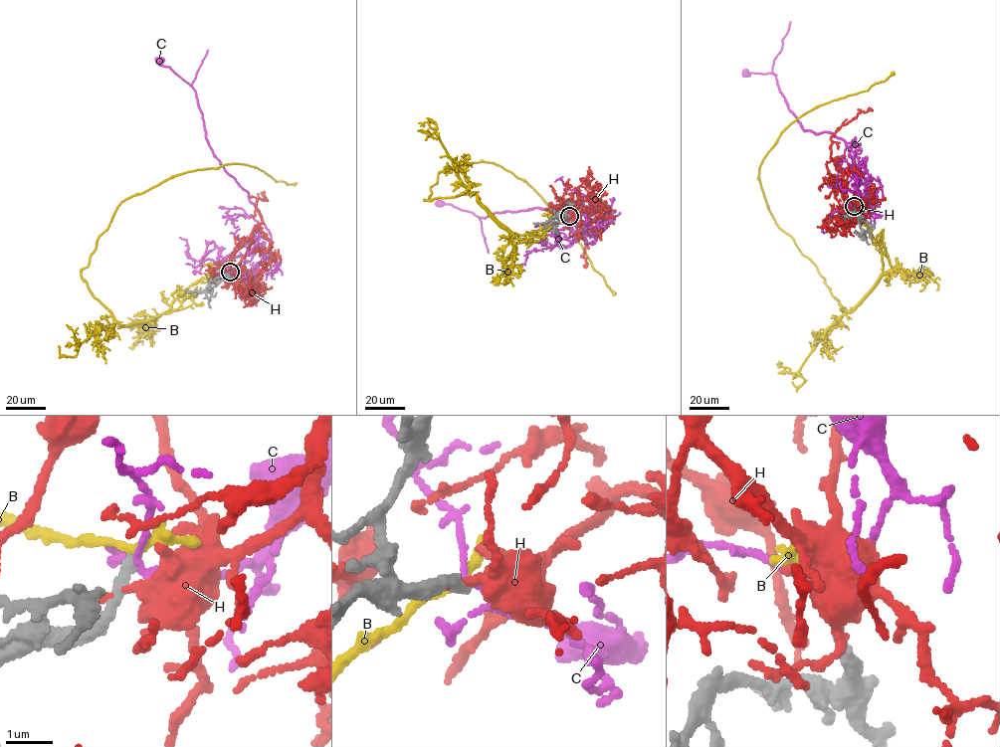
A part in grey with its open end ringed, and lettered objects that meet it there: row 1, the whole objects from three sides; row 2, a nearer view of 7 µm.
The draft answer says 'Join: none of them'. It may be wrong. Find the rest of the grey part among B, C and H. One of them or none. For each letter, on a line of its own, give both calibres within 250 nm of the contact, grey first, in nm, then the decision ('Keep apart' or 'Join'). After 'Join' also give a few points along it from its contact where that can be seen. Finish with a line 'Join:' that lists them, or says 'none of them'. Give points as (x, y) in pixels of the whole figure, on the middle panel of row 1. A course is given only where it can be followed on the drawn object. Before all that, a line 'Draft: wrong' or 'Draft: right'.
Draft: right
B: Thickness 200 nm (grey) against 160 nm. Keep apart
C: Thickness 220 nm (grey) against 100 nm. Keep apart
H: Thickness 280 nm (grey) against 400 nm. Keep apart
Join: none of them

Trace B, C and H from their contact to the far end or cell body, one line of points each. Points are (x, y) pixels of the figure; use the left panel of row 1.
B: (229, 272), (193, 283), (155, 317), (118, 327), (81, 275), (116, 207), (170, 178), (245, 164), (296, 184)
C: (229, 272), (251, 261), (262, 219), (248, 192), (213, 153), (195, 92), (159, 60)
H: (229, 273), (237, 270), (258, 227), (270, 243), (271, 260), (253, 292), (248, 293), (252, 290), (251, 278)

